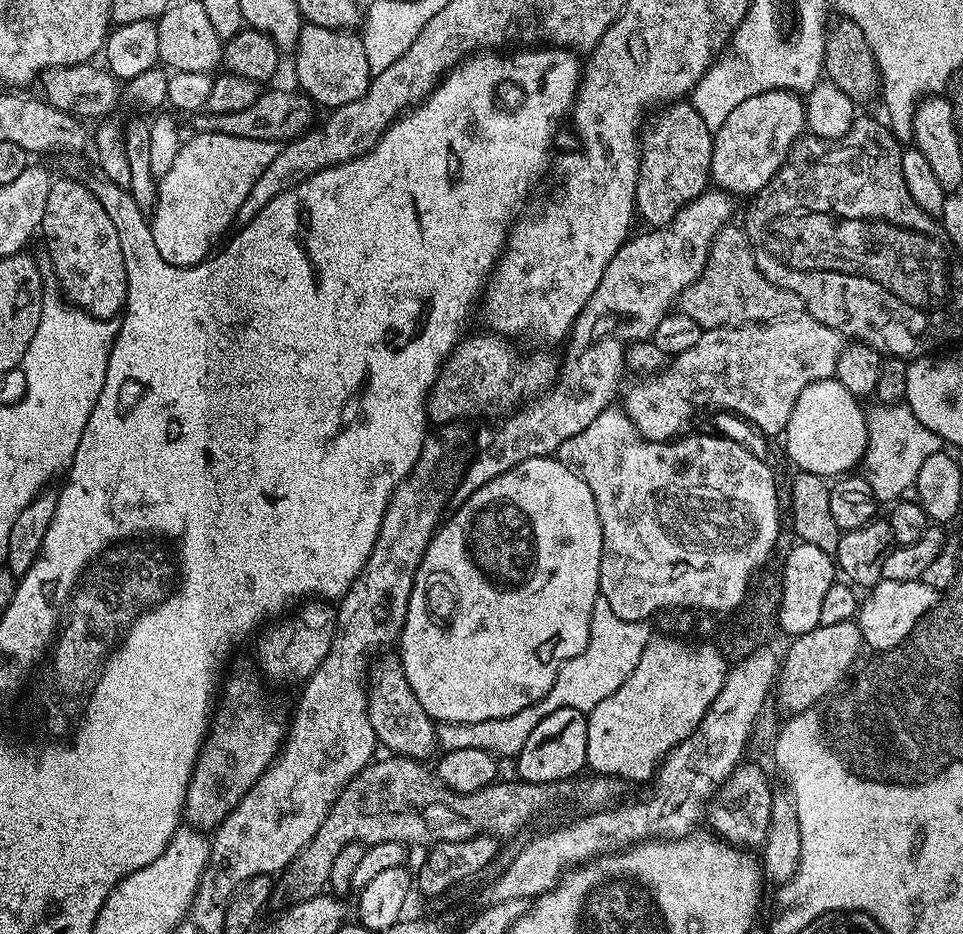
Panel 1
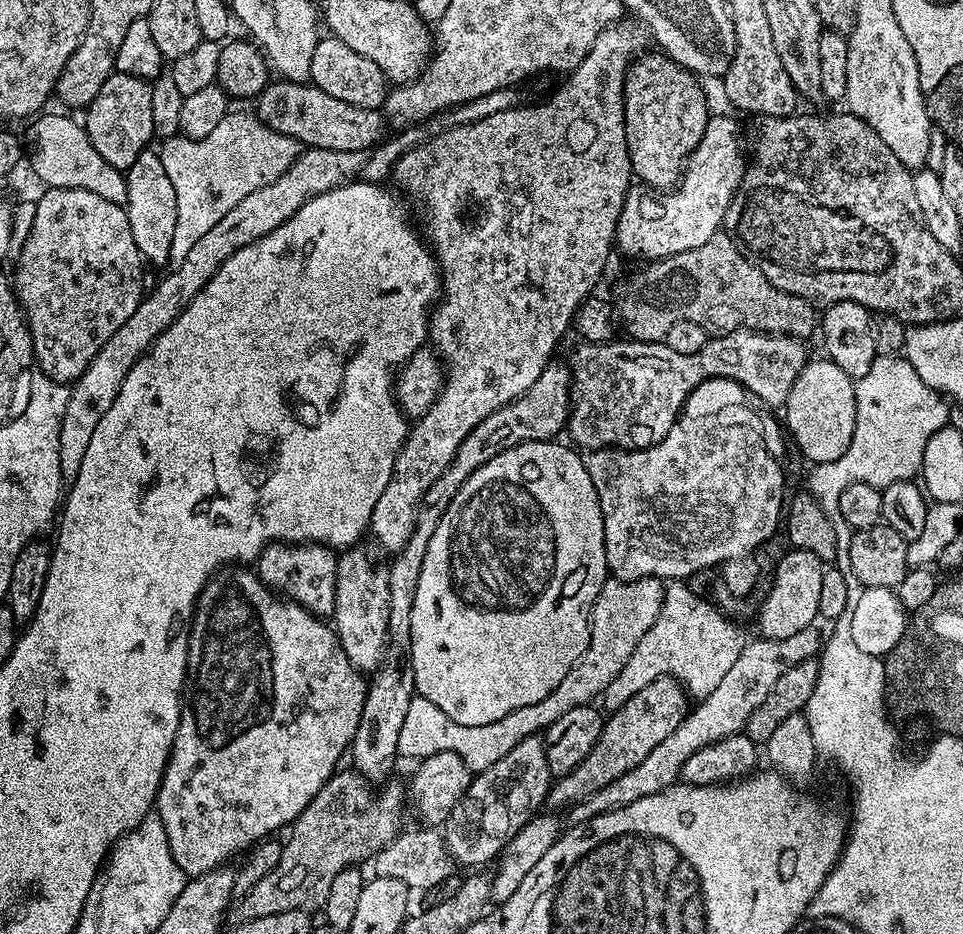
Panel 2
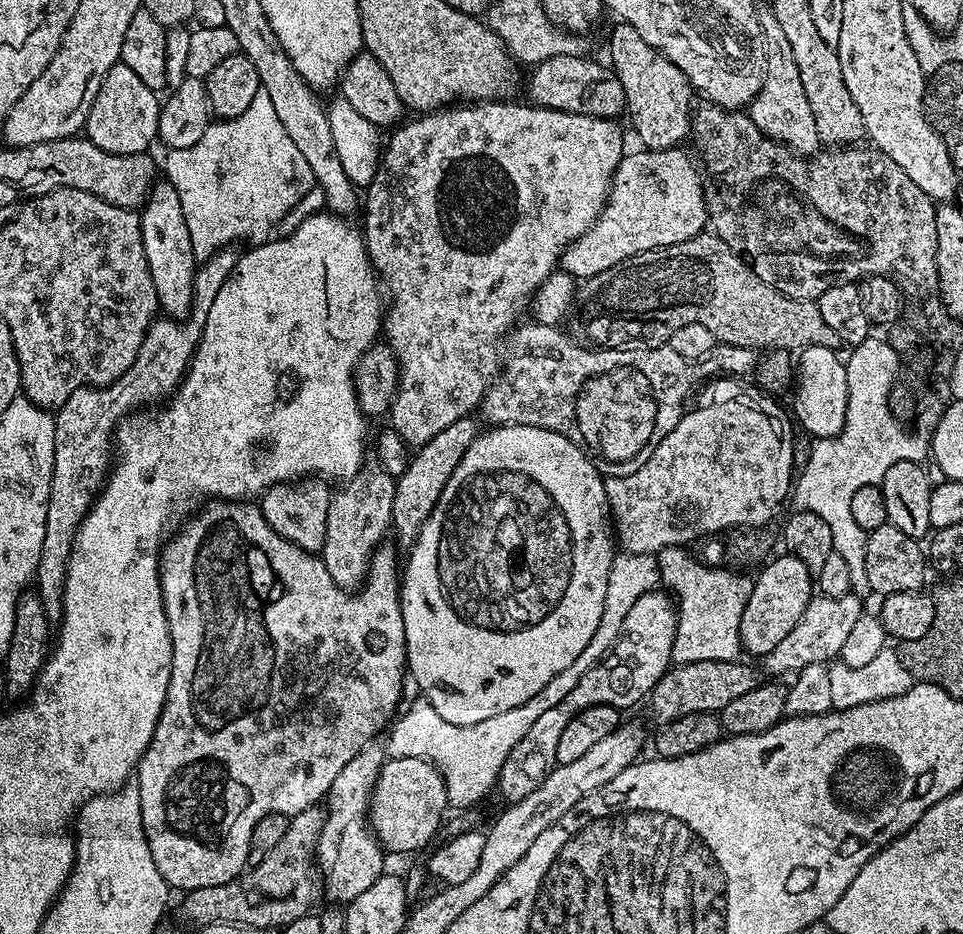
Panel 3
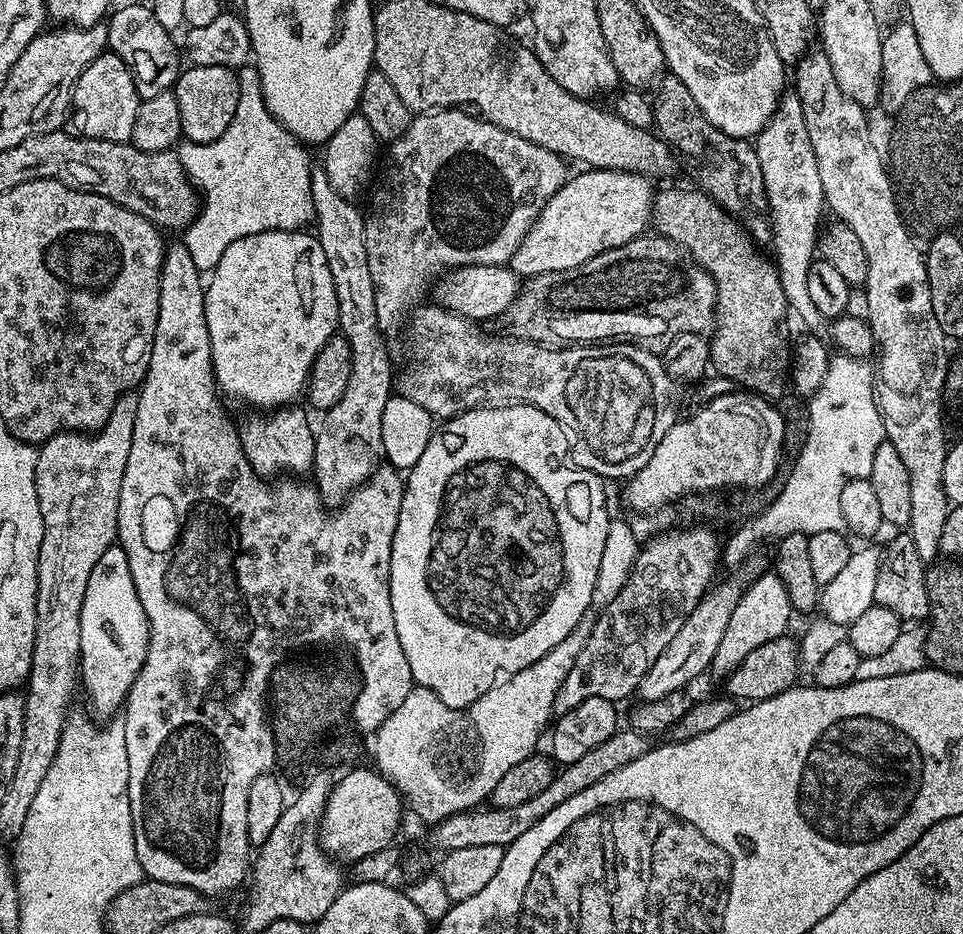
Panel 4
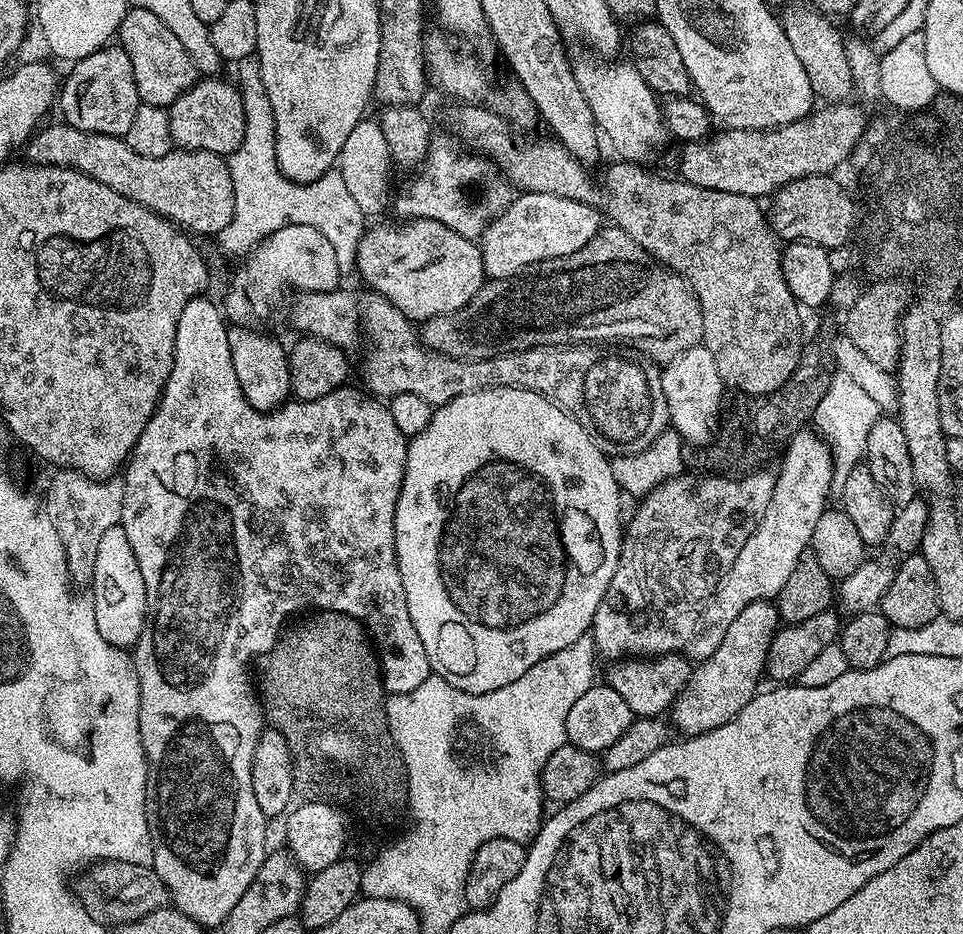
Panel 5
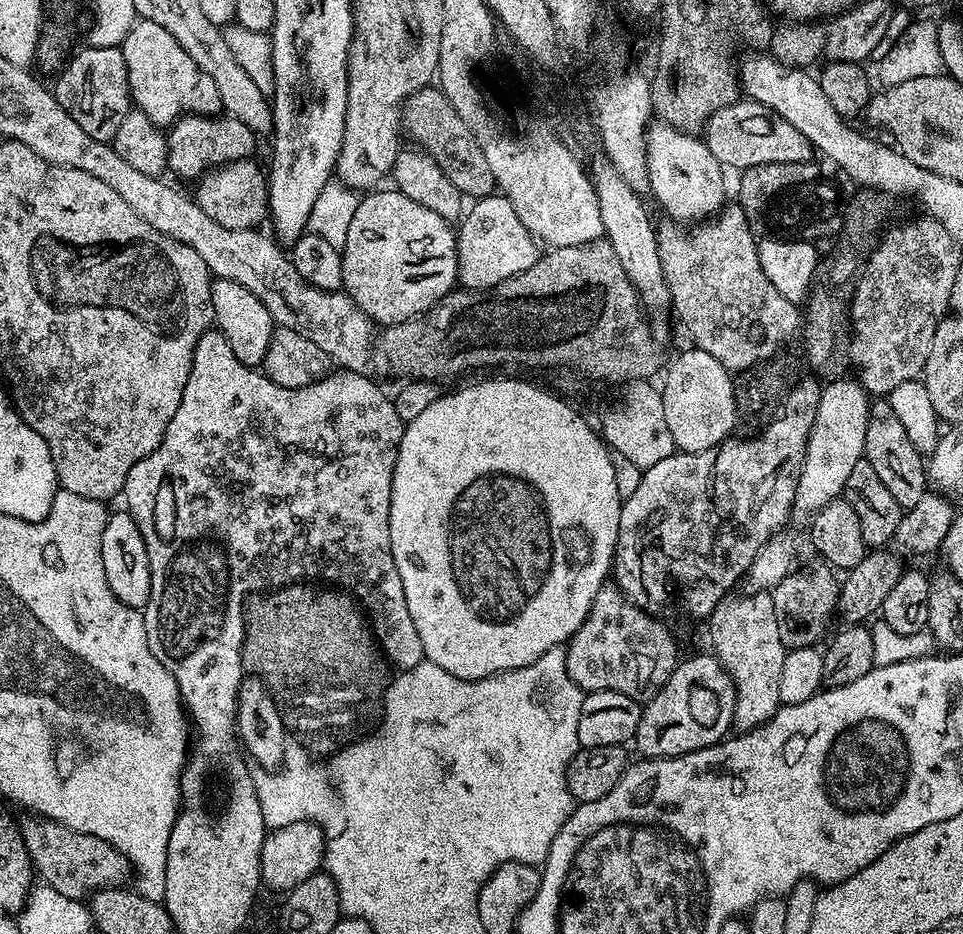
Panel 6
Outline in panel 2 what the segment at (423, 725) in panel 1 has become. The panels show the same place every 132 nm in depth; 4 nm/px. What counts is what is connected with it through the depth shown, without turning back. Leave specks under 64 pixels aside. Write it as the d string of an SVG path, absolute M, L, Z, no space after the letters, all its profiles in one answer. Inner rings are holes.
M353 546L339 553L336 561L336 593L334 594L334 610L332 616L334 631L340 640L341 648L345 651L346 658L360 672L372 674L380 667L384 659L384 650L388 647L388 618L390 616L390 590L388 589L388 574L383 567L372 568L372 560L360 549Z

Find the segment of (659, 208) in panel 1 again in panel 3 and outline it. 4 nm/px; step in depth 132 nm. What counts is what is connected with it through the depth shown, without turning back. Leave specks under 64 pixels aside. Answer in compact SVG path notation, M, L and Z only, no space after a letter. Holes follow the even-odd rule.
M620 22L608 36L610 67L625 91L626 116L632 119L632 128L648 150L663 150L683 145L689 139L692 127L694 89L692 83L663 56L634 26Z

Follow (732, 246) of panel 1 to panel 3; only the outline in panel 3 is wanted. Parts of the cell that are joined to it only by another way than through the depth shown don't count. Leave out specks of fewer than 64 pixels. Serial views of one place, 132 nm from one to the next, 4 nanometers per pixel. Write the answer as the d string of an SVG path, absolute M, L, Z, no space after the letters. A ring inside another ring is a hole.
M708 230L701 232L700 235L690 238L686 242L678 242L670 246L640 252L637 256L631 256L614 266L610 266L610 270L602 270L602 274L587 277L578 288L578 308L579 306L580 328L584 331L585 336L583 339L593 345L605 348L623 348L633 342L639 342L644 346L660 346L667 342L670 334L674 334L674 330L679 330L681 326L687 326L689 322L698 322L702 326L707 326L710 334L714 334L714 338L719 343L733 344L734 346L742 346L753 350L793 350L792 348L803 350L810 346L826 346L827 348L839 349L842 344L840 335L834 330L830 330L826 318L822 318L822 310L818 310L815 300L795 300L786 294L776 292L766 282L762 282L762 278L758 278L758 274L754 274L752 267L738 254L734 254L734 250L730 250L730 246L726 246L726 242L722 242L722 238L718 238Z

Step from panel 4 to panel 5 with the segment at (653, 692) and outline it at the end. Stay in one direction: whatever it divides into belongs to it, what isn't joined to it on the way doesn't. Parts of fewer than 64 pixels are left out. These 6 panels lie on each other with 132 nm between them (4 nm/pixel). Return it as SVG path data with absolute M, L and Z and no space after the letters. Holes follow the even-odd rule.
M800 431L787 441L784 462L780 466L780 472L775 475L776 486L770 498L770 506L766 506L766 514L754 534L746 538L746 546L742 546L738 558L734 558L730 574L722 578L716 587L716 593L704 607L700 627L686 649L689 661L699 662L710 658L710 654L718 650L722 638L726 638L726 630L730 630L734 618L738 618L746 606L759 600L775 601L782 586L786 586L790 579L794 566L798 566L802 554L811 545L814 526L818 523L818 518L822 518L829 503L828 492L833 491L834 471L827 443L815 431L812 432Z

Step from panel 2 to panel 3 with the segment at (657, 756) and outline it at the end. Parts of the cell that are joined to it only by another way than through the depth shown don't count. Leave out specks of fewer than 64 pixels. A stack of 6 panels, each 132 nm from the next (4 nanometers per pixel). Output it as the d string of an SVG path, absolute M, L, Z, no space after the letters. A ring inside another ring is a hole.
M847 594L838 598L813 595L812 601L806 606L806 614L798 618L794 630L790 630L790 634L786 634L786 638L782 638L782 642L778 642L774 650L770 650L762 657L765 670L773 672L776 675L773 677L780 678L783 672L795 674L811 664L835 661L846 642L846 637L850 635L854 622L858 622L862 615L860 600L856 596L859 595Z

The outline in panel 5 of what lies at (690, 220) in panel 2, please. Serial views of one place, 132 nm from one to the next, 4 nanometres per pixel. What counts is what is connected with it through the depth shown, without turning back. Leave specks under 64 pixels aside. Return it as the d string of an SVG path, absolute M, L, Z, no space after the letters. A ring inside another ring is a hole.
M520 192L517 197L479 237L485 277L508 280L527 272L533 264L582 250L600 233L602 221L591 203L541 192Z

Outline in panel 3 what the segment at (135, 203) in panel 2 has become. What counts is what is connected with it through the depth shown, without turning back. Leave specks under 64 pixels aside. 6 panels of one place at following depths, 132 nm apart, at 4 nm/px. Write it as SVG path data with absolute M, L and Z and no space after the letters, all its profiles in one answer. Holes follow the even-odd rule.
M161 179L152 185L139 213L142 246L146 250L146 262L150 266L159 307L165 317L183 318L192 309L192 283L198 261L192 255L190 230L186 230L186 218L182 214L182 202L178 202L178 190L174 190L168 179Z

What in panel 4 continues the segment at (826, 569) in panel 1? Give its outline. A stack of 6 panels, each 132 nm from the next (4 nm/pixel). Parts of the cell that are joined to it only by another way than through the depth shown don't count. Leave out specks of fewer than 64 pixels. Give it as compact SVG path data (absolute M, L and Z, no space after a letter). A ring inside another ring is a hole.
M769 570L765 576L760 577L752 586L746 588L741 595L739 603L732 615L732 621L720 647L719 659L739 662L745 660L747 655L758 650L766 642L785 635L792 624L794 609L791 596L788 593L787 582L775 571Z

